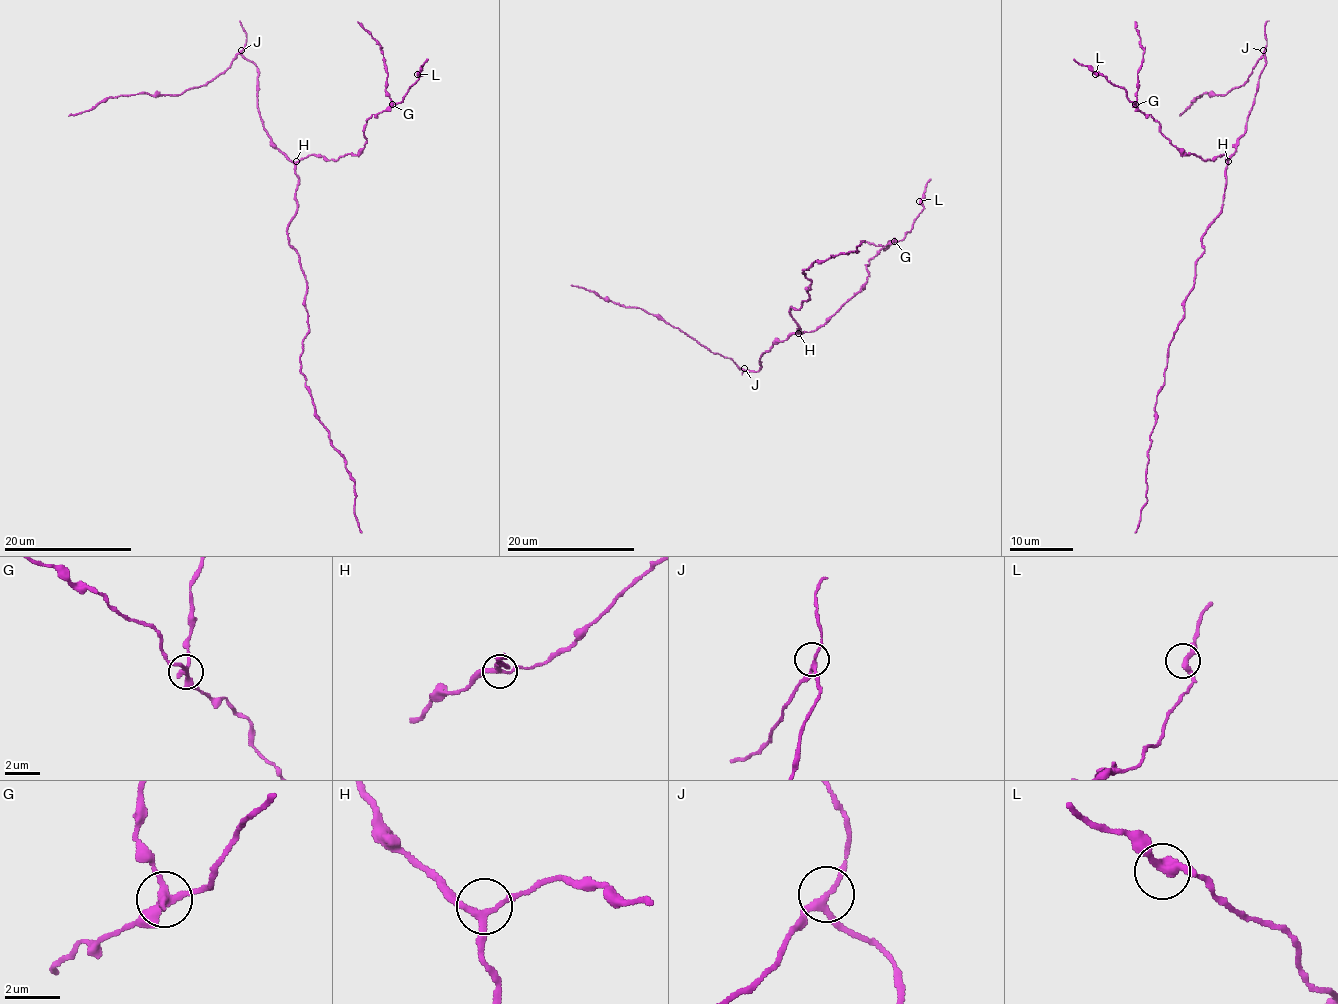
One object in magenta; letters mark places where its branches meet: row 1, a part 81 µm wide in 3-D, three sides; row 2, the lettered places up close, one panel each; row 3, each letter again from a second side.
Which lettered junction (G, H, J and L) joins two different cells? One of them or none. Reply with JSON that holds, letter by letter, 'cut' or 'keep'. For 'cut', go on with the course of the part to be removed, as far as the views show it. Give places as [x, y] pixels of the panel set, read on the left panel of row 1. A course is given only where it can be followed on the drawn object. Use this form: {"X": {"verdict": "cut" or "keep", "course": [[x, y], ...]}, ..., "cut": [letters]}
{"G": {"verdict": "cut", "course": [[391, 105], [390, 94], [385, 89], [383, 52], [358, 22]]}, "H": {"verdict": "keep"}, "J": {"verdict": "keep"}, "L": {"verdict": "keep"}, "cut": ["G"]}

